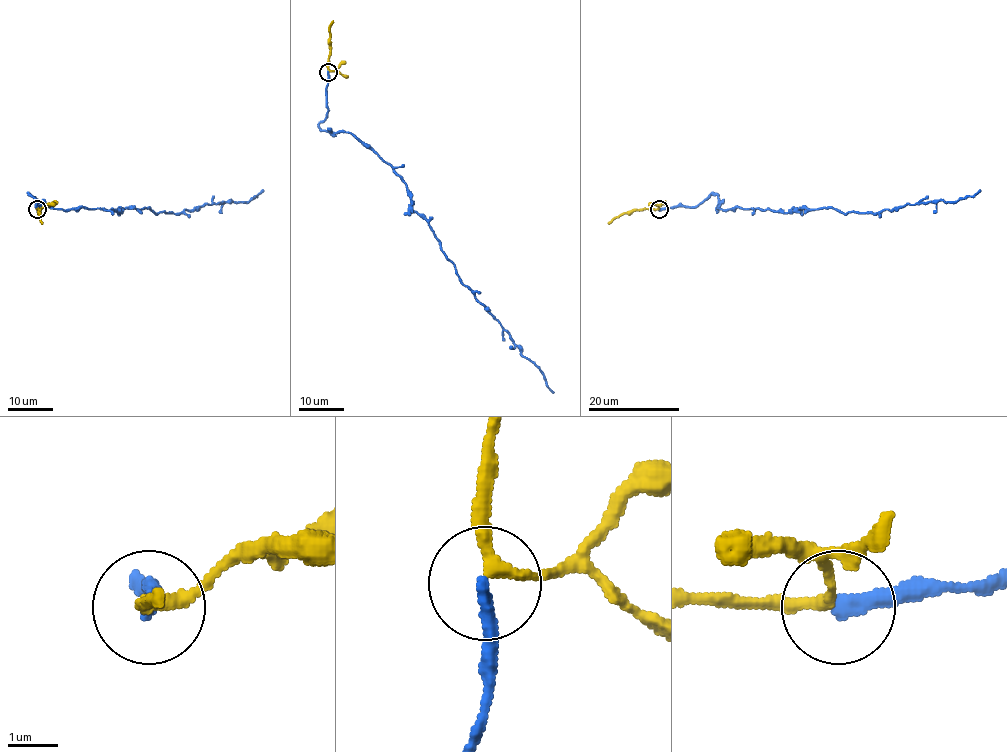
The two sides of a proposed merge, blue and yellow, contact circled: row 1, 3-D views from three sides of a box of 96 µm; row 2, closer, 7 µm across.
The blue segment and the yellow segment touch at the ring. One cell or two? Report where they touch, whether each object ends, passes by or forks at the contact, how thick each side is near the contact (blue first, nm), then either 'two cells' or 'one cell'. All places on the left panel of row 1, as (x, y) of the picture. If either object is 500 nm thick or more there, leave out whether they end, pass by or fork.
at (37, 209); blue ends there; yellow passes by; 320 nm thick on the blue side, 240 nm on the other; one cell

